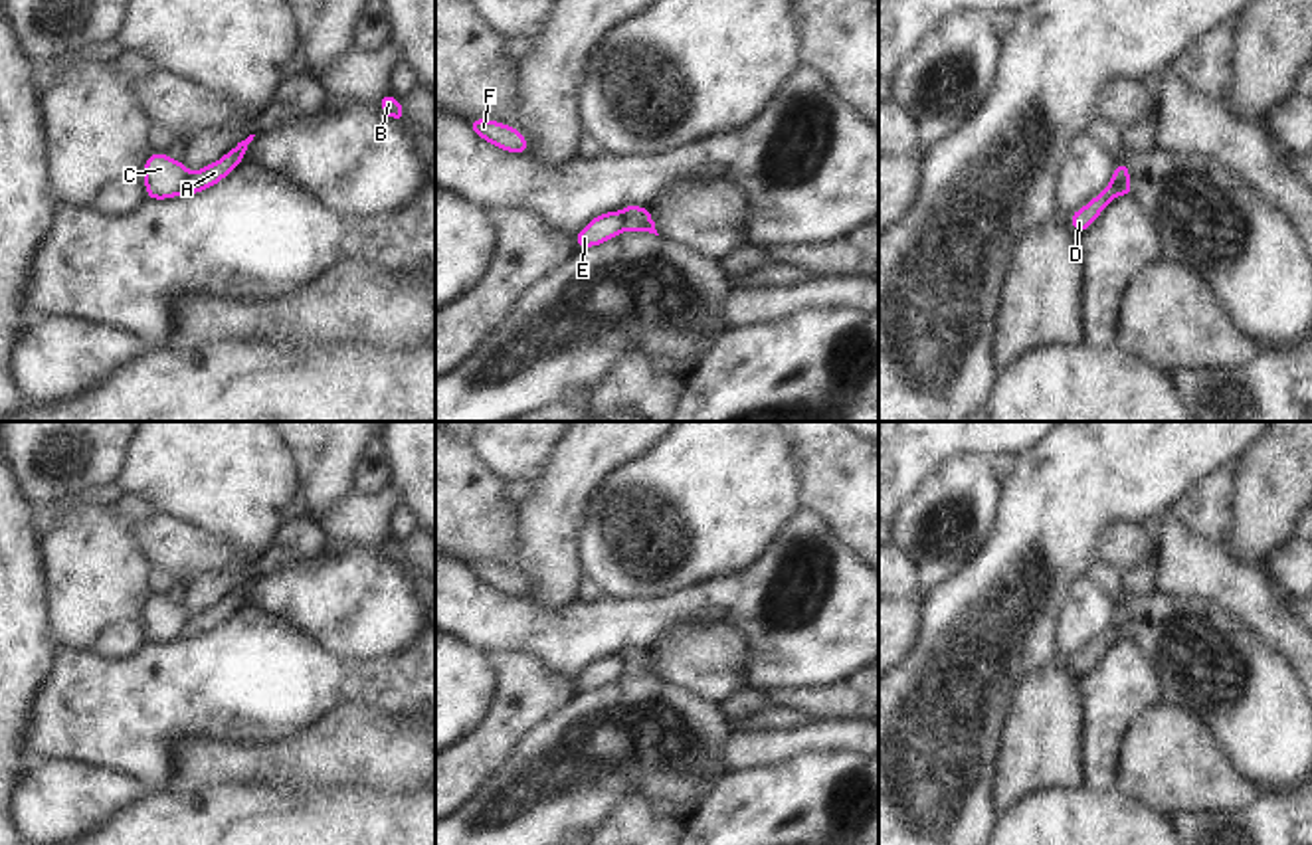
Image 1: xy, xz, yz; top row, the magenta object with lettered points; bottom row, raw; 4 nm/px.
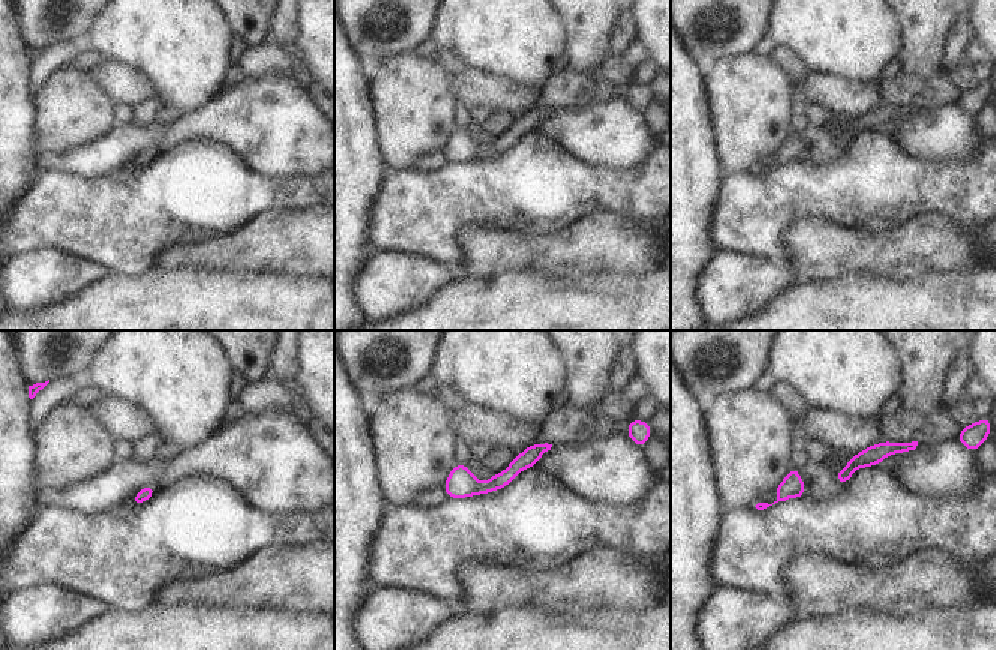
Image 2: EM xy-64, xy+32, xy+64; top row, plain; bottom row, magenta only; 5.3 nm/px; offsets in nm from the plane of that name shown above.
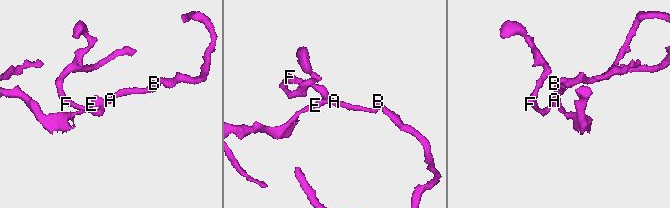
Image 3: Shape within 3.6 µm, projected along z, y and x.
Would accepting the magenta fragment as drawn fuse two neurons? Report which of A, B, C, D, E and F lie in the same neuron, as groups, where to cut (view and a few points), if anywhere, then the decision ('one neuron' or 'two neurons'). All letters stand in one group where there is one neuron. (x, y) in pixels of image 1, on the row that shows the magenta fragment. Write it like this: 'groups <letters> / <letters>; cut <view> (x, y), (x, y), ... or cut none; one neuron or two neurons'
groups A B D F / C E; cut xy (190, 173), (177, 194); two neurons

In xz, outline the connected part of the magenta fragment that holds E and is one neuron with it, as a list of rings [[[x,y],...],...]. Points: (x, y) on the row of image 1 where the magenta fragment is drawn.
[[[604,212],[590,220],[576,235],[576,249],[598,247],[606,239],[613,239],[623,232],[623,216],[619,212]]]

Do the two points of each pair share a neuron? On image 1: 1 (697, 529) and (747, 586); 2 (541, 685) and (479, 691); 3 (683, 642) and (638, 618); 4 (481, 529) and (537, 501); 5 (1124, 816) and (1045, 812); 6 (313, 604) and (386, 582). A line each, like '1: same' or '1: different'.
1: different
2: different
3: different
4: different
5: same
6: same

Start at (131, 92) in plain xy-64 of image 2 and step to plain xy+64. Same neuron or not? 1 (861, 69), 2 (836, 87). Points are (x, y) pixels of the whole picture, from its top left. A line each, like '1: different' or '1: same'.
1: different
2: same

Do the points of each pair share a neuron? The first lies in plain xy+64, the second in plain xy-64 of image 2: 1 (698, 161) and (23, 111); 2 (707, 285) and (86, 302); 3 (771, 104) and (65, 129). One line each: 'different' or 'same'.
1: same
2: different
3: same

